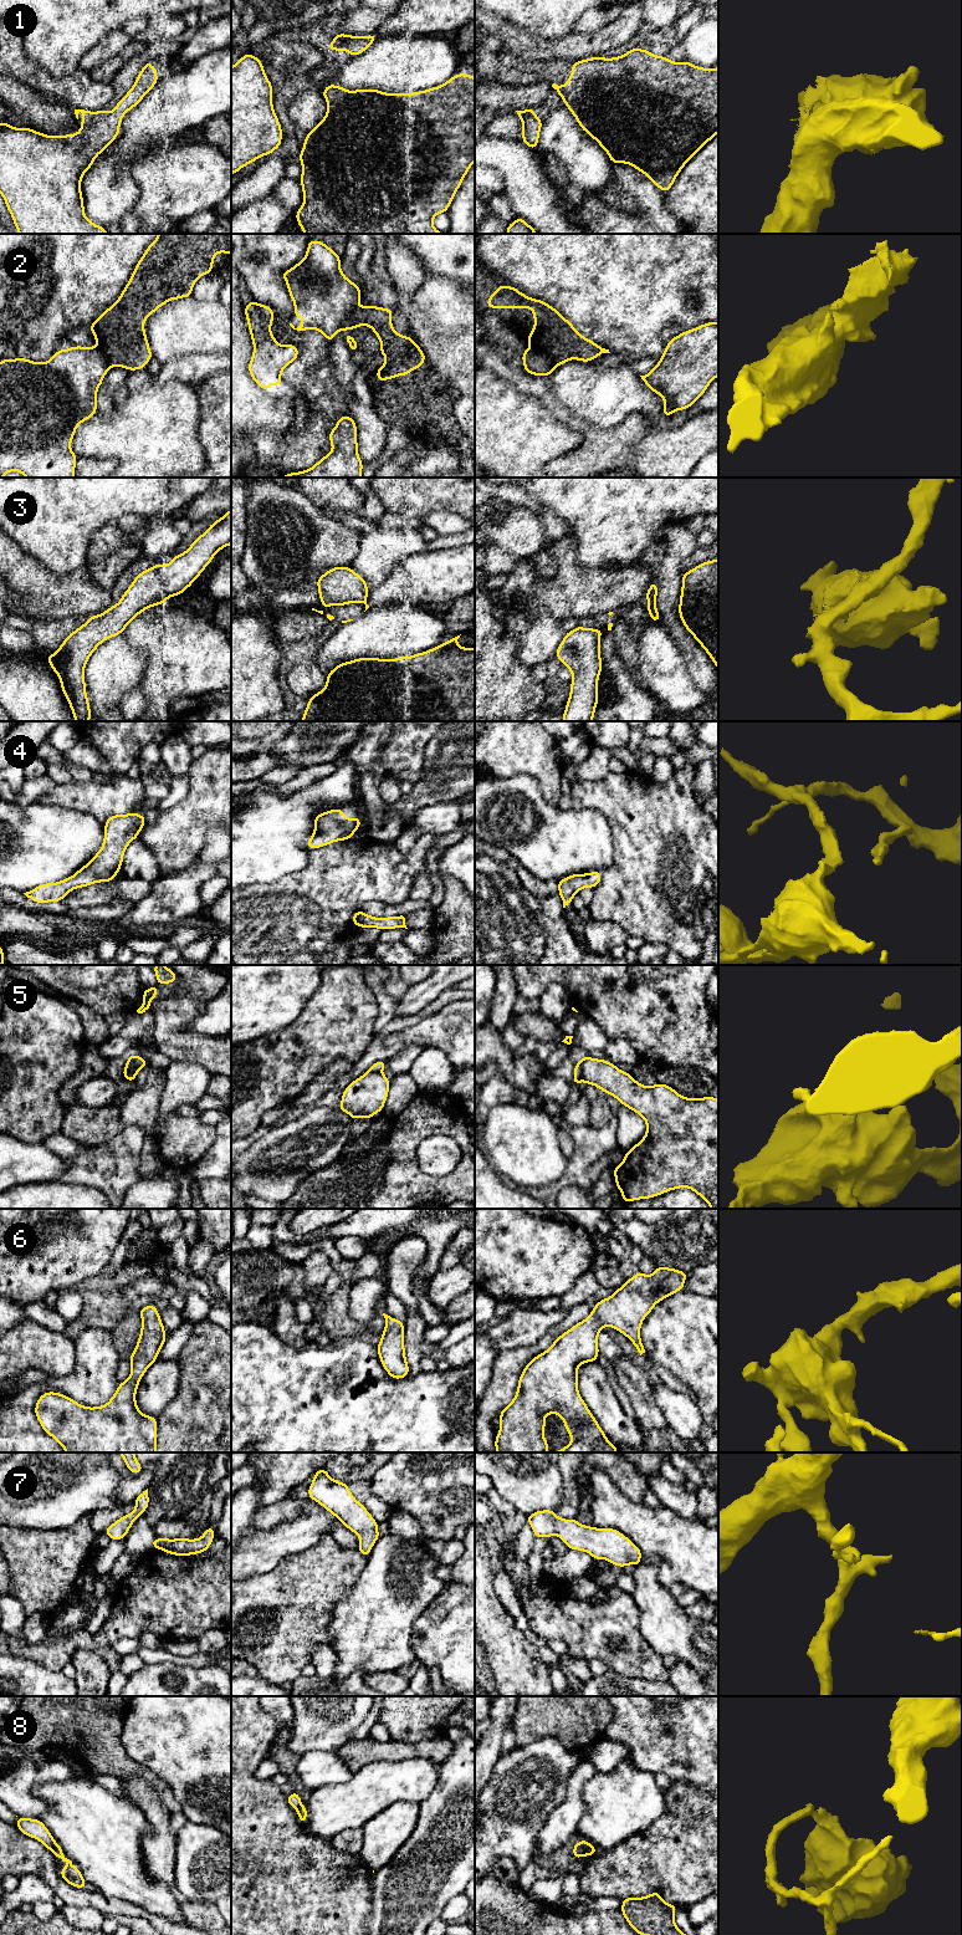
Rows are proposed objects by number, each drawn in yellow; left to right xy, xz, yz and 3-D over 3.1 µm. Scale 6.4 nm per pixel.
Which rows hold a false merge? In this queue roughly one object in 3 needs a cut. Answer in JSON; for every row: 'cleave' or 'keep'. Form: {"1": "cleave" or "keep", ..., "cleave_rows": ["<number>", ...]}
{"1": "keep", "2": "cleave", "3": "cleave", "4": "keep", "5": "cleave", "6": "keep", "7": "keep", "8": "cleave", "cleave_rows": ["2", "3", "5", "8"]}

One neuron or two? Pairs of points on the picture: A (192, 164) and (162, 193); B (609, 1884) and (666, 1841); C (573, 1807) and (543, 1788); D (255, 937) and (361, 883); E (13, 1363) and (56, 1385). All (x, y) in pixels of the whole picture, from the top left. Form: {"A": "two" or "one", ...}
{"A": "one", "B": "one", "C": "two", "D": "one", "E": "two"}

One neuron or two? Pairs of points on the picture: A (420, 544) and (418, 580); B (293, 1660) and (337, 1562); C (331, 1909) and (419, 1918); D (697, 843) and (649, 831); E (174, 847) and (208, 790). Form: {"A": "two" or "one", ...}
{"A": "two", "B": "one", "C": "two", "D": "one", "E": "one"}

